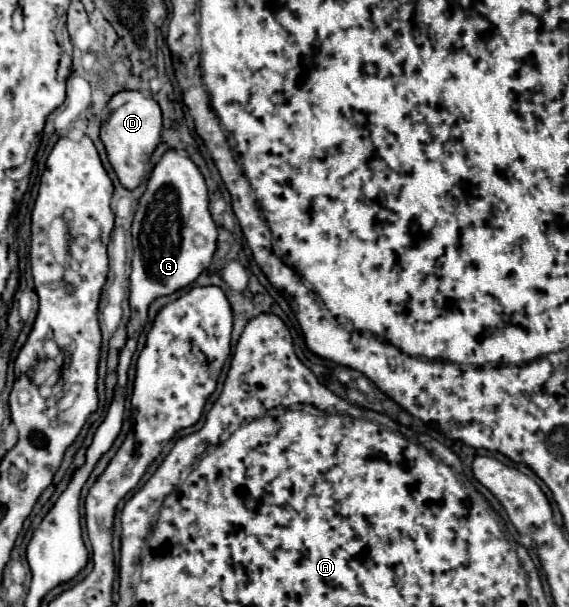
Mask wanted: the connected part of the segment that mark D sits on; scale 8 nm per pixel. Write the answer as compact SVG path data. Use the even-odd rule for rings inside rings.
M120 91L110 99L108 119L102 123L100 139L106 147L110 165L114 167L120 183L126 189L134 189L140 185L146 171L146 163L156 145L160 143L160 131L162 131L162 111L150 93Z

